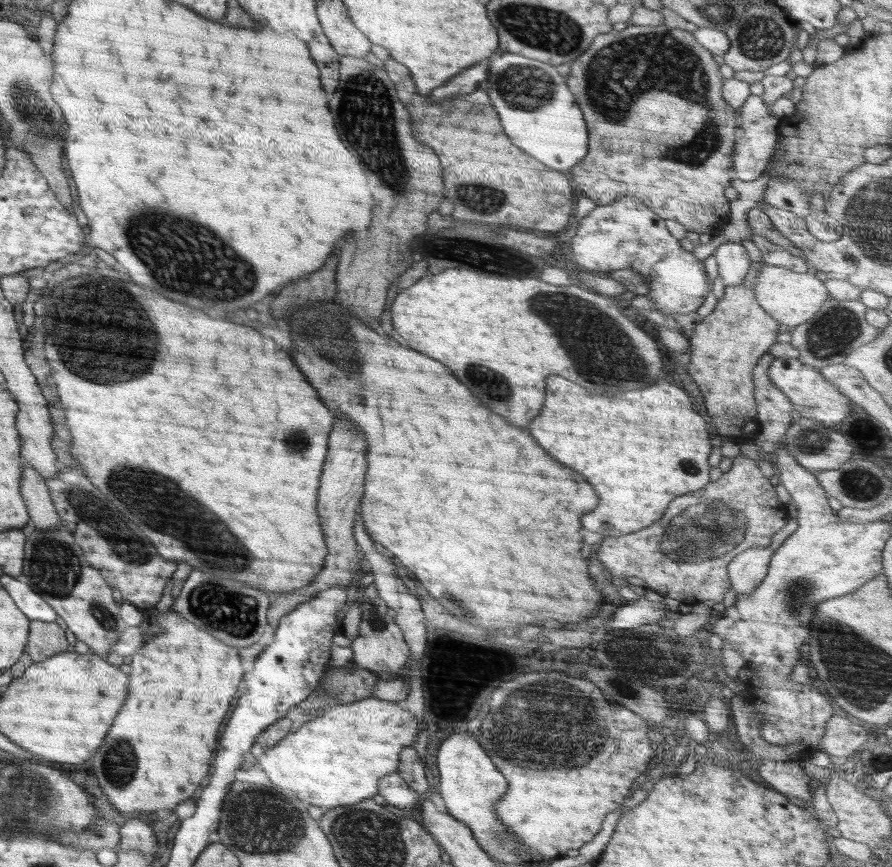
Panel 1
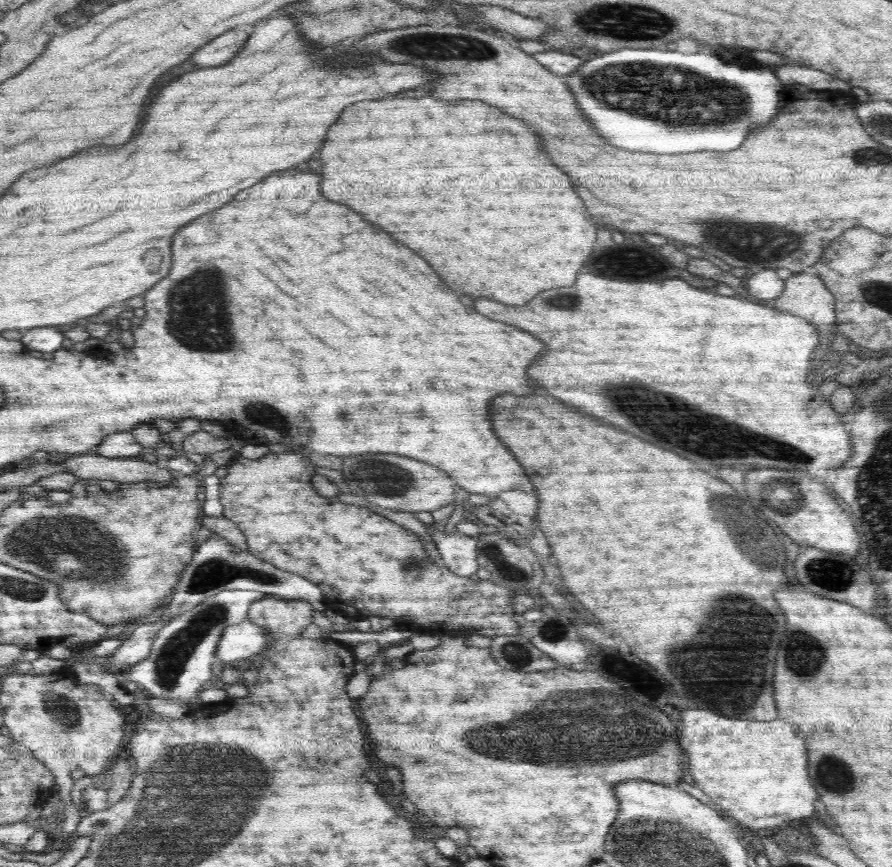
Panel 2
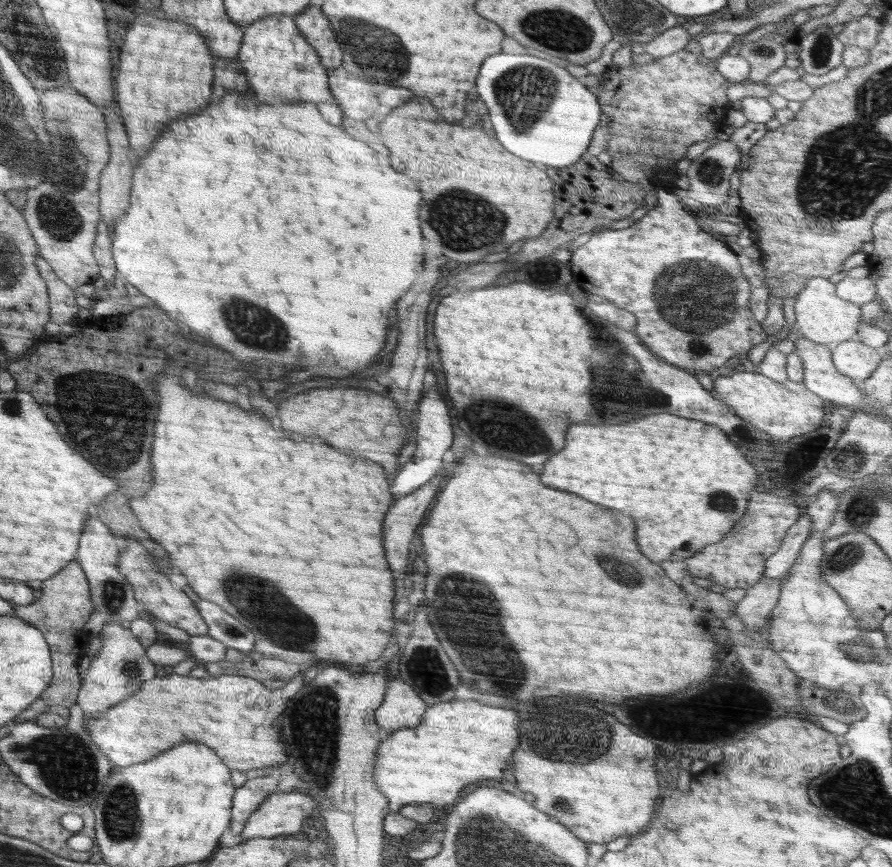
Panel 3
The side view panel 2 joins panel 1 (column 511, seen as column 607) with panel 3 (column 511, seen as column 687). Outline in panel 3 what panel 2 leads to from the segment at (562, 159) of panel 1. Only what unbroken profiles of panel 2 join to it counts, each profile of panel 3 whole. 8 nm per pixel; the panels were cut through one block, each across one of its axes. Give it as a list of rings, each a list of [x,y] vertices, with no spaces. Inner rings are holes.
[[[504,52],[488,56],[480,68],[476,90],[488,106],[498,142],[508,152],[534,164],[540,162],[552,168],[564,168],[578,162],[602,118],[598,98],[588,92],[587,86],[562,66],[536,56]]]

